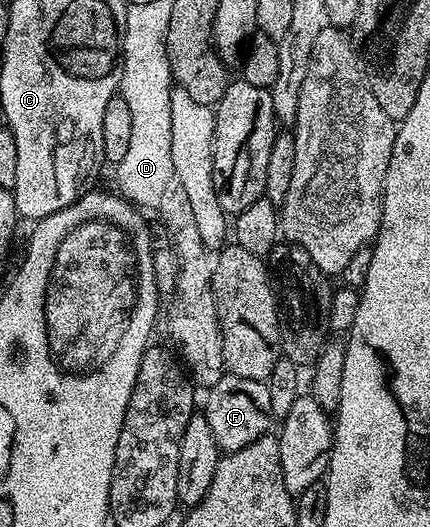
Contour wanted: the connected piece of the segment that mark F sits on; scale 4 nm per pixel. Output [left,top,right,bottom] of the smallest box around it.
[203,374,273,453]

